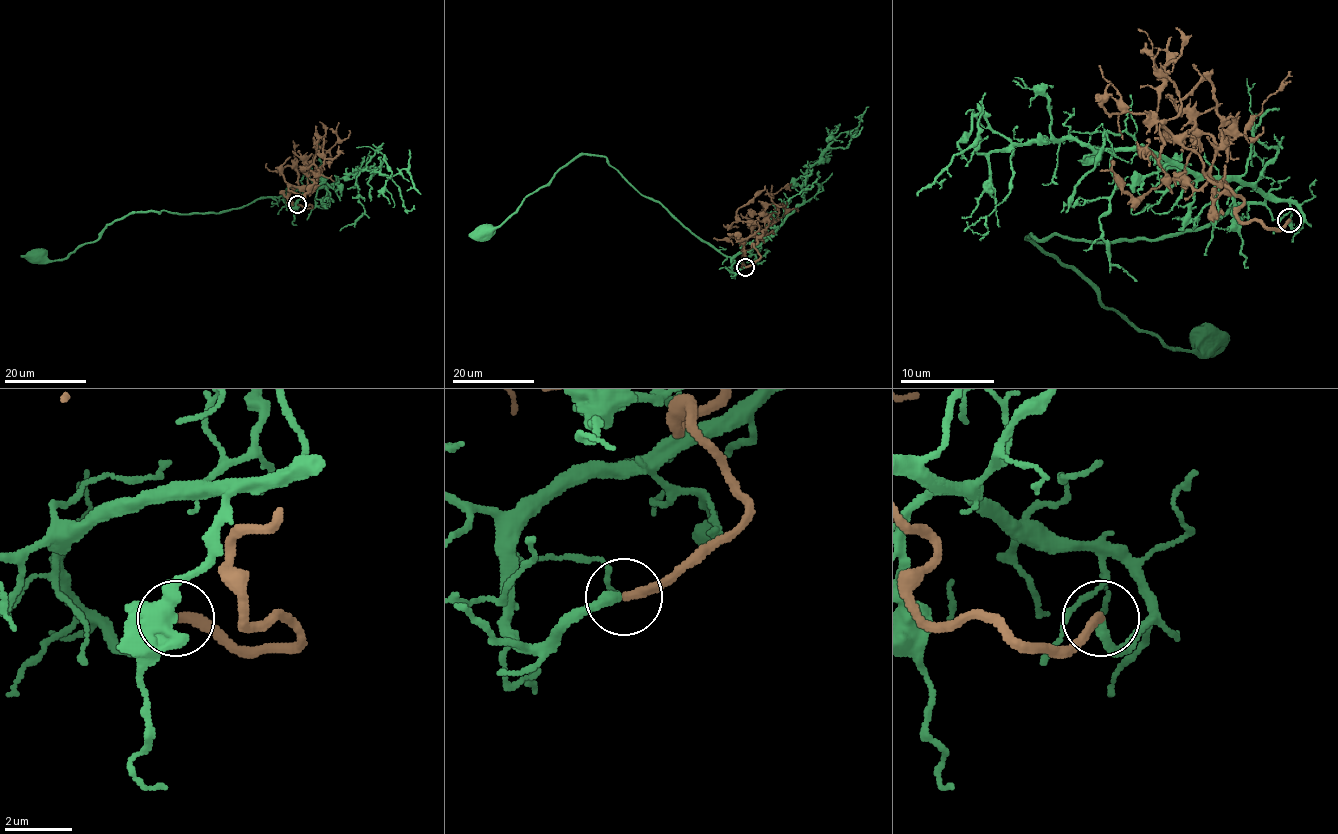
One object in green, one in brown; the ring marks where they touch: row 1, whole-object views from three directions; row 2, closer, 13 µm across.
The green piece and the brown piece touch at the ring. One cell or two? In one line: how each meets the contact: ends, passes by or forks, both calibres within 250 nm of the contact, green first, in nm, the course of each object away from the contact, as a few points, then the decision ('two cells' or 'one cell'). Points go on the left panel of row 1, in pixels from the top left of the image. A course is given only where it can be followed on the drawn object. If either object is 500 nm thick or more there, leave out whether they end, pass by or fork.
green ends there; brown ends there; 280 nm thick on the green side, 280 nm on the other; green runs (297, 204), (292, 208), (282, 195), (219, 212), (131, 211), (62, 259), (20, 256); brown runs (297, 204), (312, 206), (304, 196), (314, 188), (307, 188), (315, 181), (315, 147), (326, 133), (319, 122); one cell

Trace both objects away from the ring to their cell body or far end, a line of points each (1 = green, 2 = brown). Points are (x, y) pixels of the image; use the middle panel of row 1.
1: (745, 267), (736, 273), (730, 257), (641, 195), (605, 157), (584, 154), (498, 226), (468, 236)
2: (745, 267), (760, 256), (752, 247), (762, 234), (755, 221), (761, 211), (774, 220), (767, 218)

